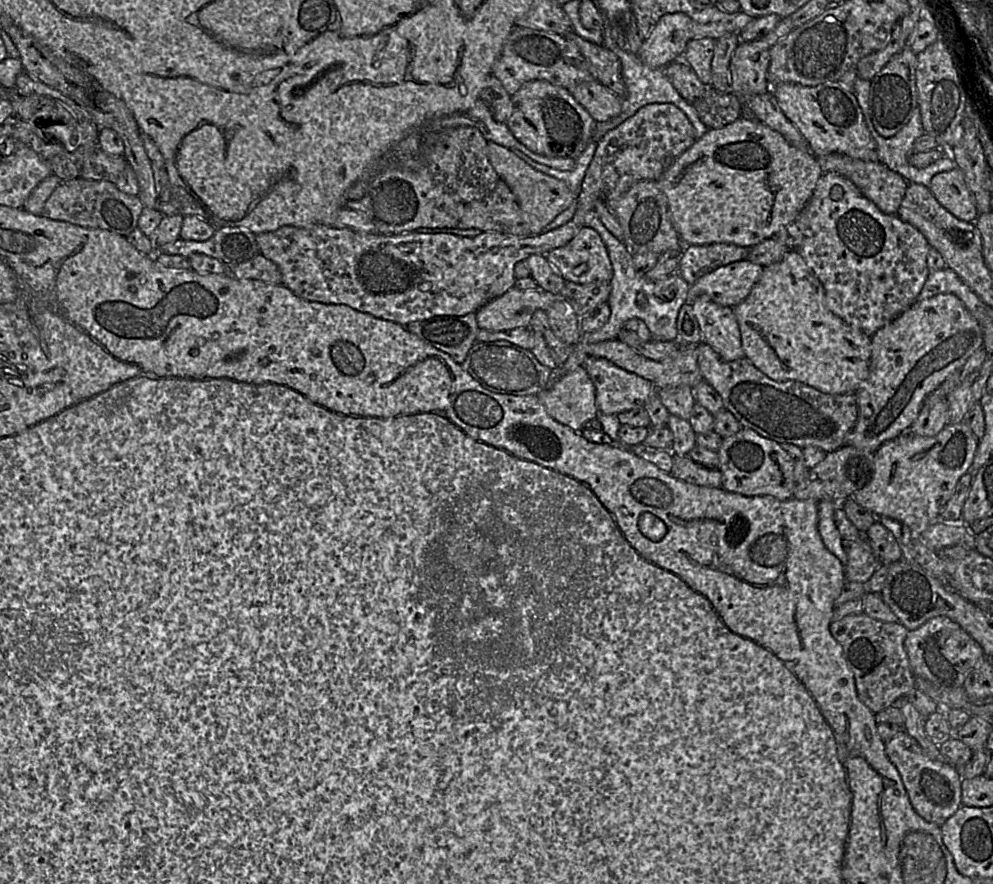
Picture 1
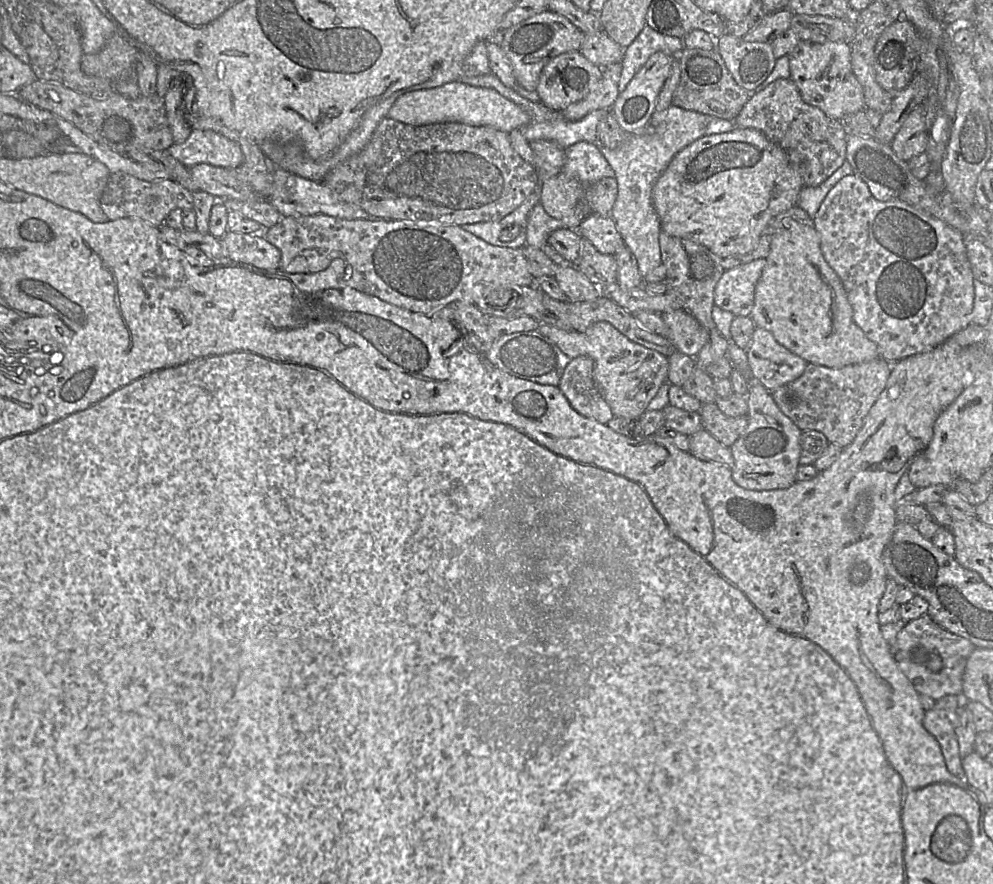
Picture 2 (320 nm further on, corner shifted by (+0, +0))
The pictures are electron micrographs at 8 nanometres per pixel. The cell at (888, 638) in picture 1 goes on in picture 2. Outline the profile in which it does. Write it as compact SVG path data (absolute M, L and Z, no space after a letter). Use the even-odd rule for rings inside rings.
M927 614L906 622L890 646L893 658L915 690L936 701L947 695L961 694L967 659L977 648L969 640L939 626Z

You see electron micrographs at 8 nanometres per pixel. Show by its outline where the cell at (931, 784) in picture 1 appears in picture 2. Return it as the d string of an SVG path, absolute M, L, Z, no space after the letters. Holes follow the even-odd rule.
M933 707L925 711L922 723L939 743L947 769L952 774L963 777L964 772L955 732L958 726L958 711Z

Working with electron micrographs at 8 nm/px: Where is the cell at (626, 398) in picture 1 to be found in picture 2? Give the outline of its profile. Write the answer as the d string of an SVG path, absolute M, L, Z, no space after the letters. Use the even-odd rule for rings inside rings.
M596 322L584 332L564 330L549 324L542 324L539 331L553 341L570 359L578 356L588 356L593 359L595 383L614 416L640 419L662 384L667 381L668 358L632 342L608 322Z

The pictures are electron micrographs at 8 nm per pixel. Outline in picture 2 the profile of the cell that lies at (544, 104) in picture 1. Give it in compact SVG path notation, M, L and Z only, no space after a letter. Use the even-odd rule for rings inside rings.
M580 51L563 53L550 60L542 69L536 92L543 105L562 112L569 105L585 98L602 76L602 69L589 62Z

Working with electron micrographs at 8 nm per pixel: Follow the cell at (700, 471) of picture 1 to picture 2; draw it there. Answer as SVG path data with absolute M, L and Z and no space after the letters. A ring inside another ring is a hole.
M704 429L689 436L688 452L702 461L724 464L731 469L734 465L731 449Z

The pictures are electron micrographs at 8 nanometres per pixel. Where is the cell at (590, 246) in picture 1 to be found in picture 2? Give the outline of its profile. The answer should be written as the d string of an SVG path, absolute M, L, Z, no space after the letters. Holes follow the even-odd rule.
M591 213L580 223L577 231L603 254L615 255L624 246L610 215Z

